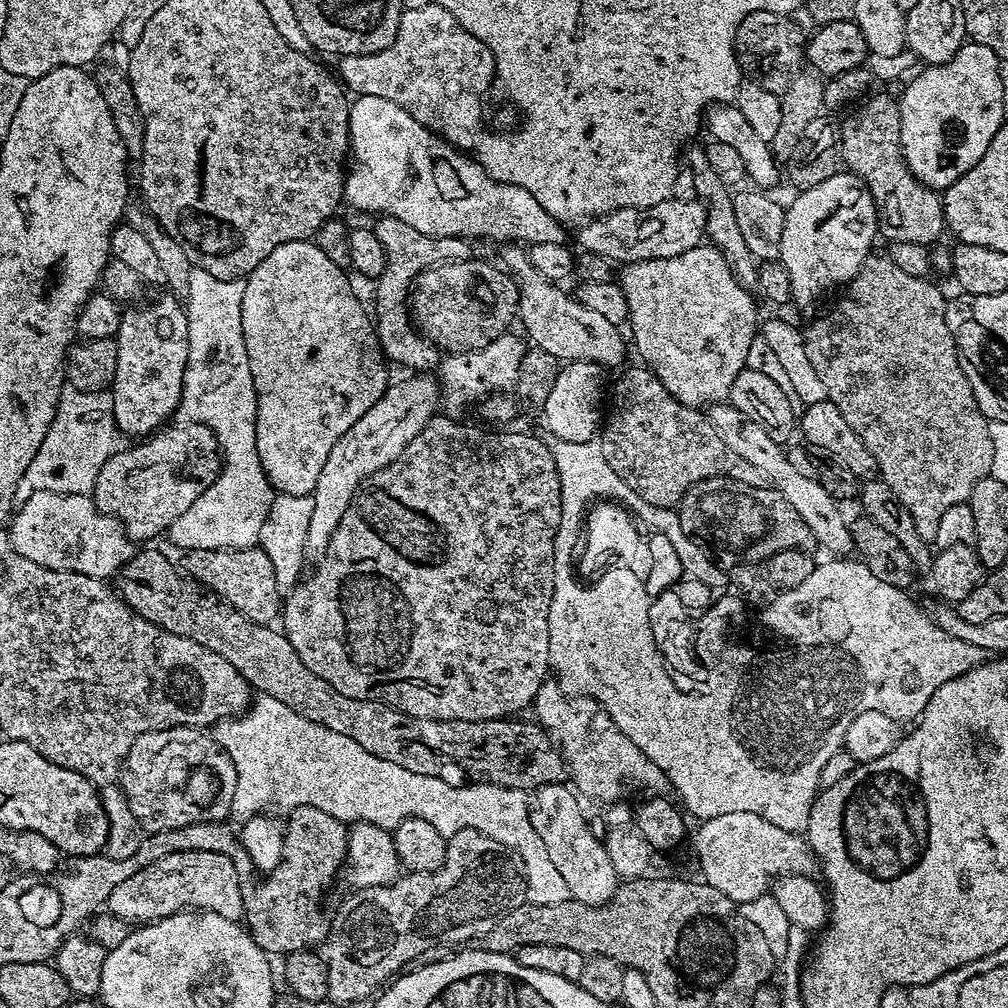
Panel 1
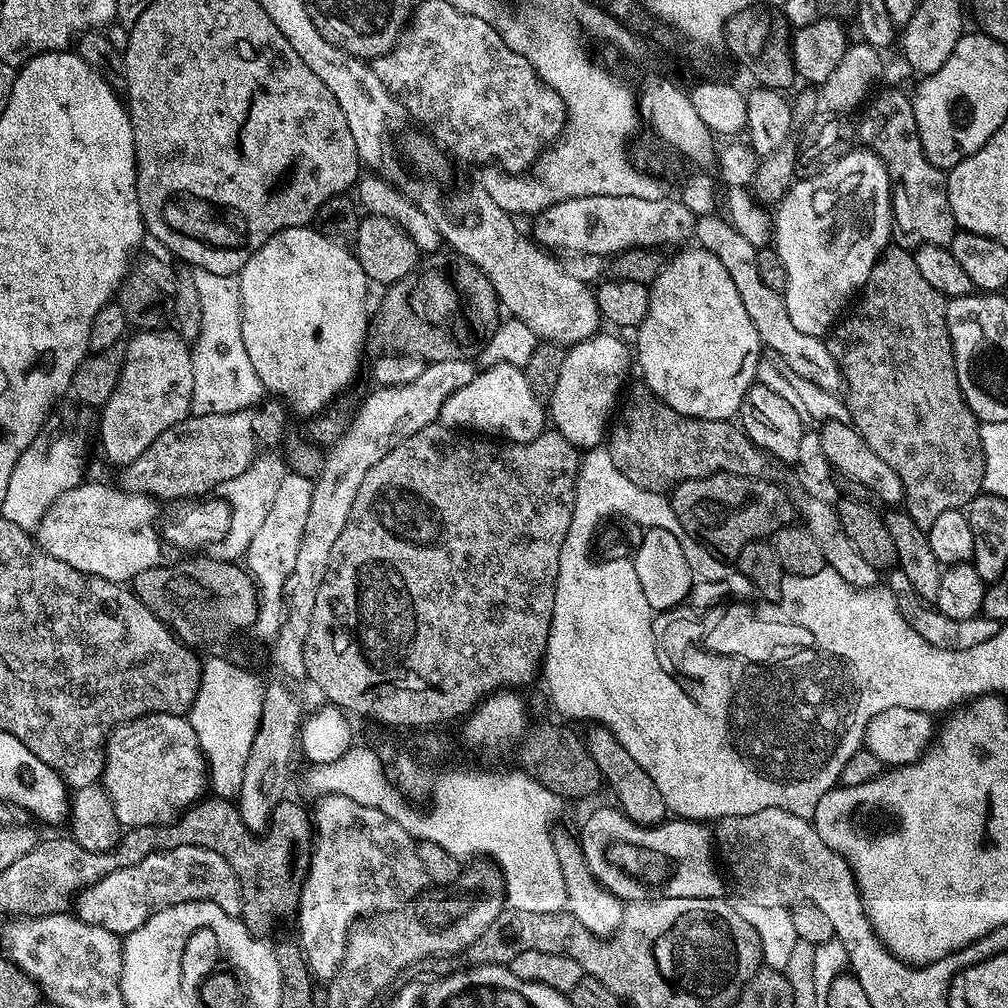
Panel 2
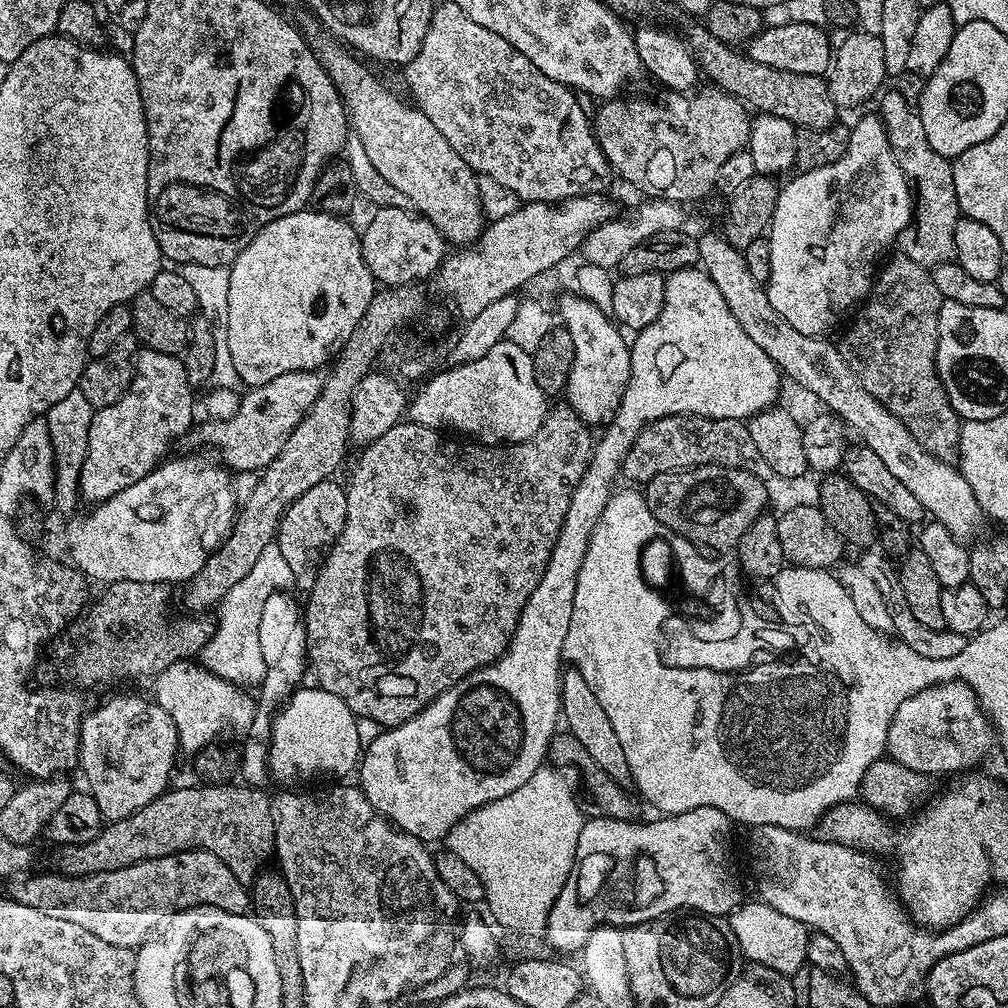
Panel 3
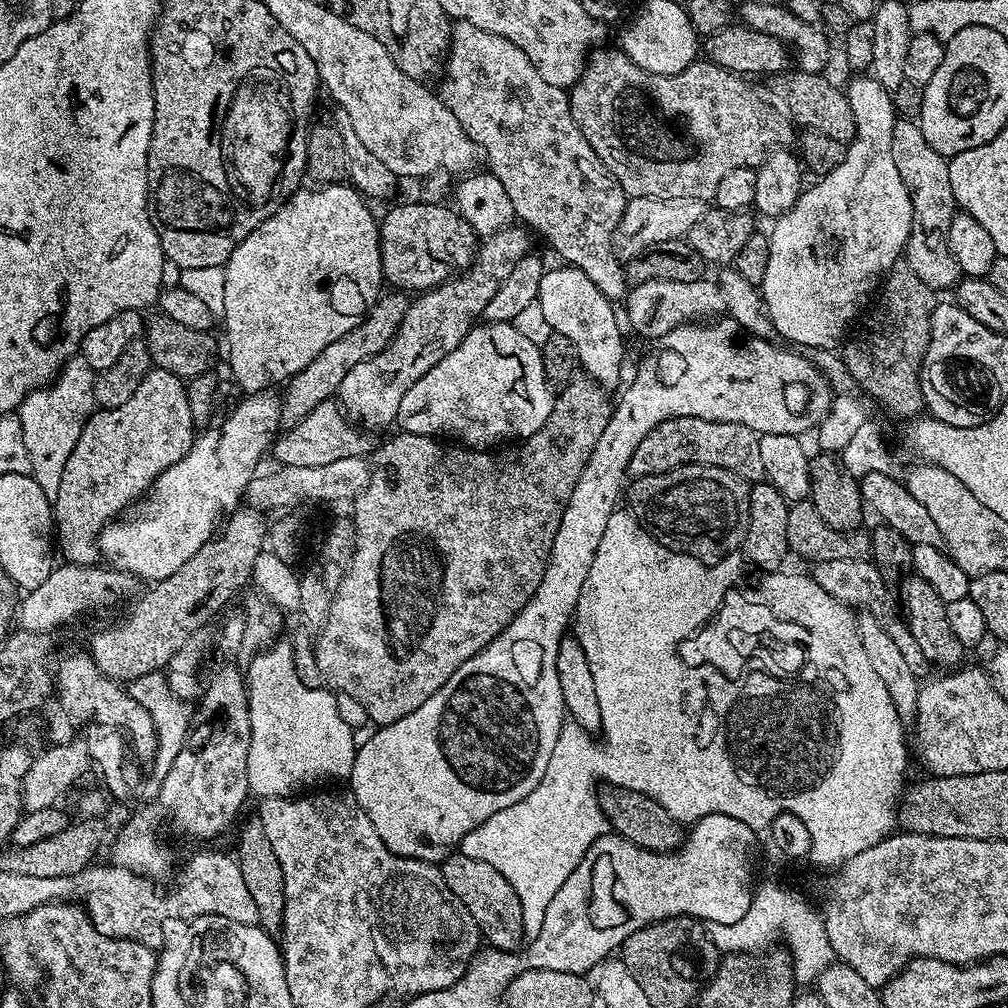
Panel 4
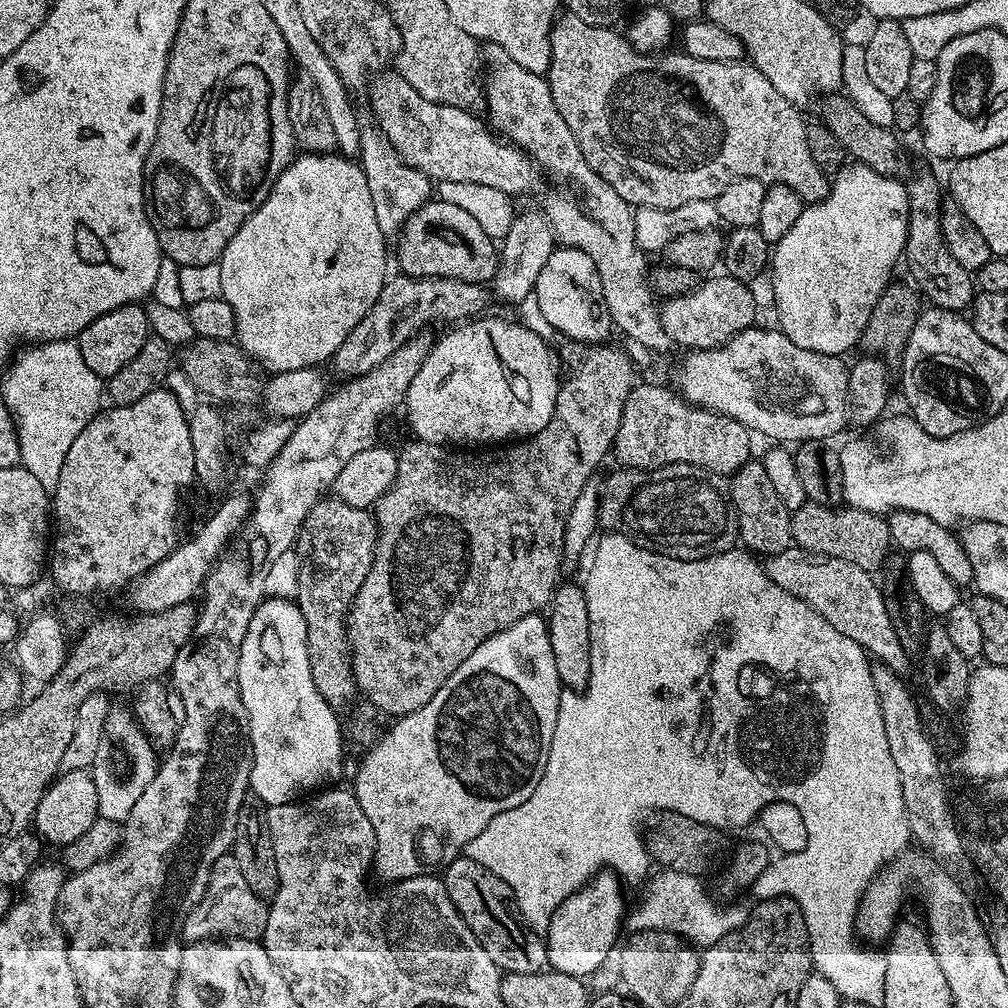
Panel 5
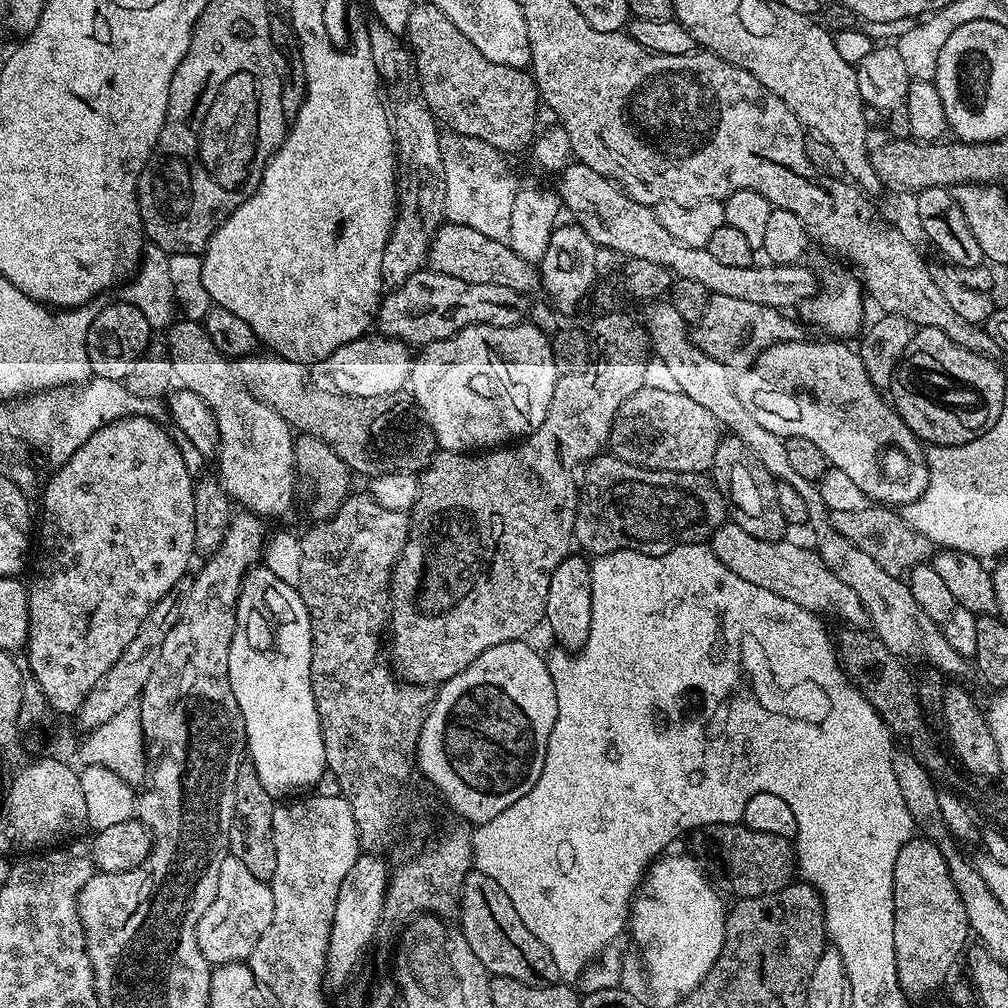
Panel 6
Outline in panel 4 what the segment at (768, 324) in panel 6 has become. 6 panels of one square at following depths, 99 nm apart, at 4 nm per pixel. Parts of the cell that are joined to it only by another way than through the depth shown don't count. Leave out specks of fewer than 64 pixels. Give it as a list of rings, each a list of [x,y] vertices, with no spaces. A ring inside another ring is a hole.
[[[664,278],[631,285],[622,307],[628,315],[628,324],[649,342],[655,342],[670,334],[680,324],[695,321],[697,318],[716,318],[725,311],[724,298],[720,285],[715,279],[703,278],[694,282],[667,281]]]

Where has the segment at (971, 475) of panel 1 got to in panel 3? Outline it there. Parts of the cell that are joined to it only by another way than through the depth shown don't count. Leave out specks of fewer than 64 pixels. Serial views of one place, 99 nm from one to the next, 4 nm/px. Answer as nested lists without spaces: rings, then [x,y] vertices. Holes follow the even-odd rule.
[[[897,254],[885,268],[883,265],[879,269],[872,291],[855,313],[856,321],[849,326],[848,333],[838,340],[838,347],[844,355],[844,361],[850,366],[850,370],[854,370],[858,382],[862,382],[864,389],[875,400],[884,404],[886,410],[894,414],[894,418],[904,423],[906,430],[931,456],[948,462],[957,455],[962,421],[954,406],[950,406],[950,398],[946,394],[944,383],[940,380],[940,369],[936,359],[938,314],[944,301],[938,294],[938,286],[934,286],[931,271],[918,266],[918,262],[914,262],[908,256]]]

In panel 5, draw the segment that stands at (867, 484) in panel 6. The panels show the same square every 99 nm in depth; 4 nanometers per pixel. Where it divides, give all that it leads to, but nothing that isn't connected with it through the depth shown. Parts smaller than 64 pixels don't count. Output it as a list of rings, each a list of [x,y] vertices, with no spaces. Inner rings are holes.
[[[761,326],[747,328],[721,348],[701,348],[687,353],[680,364],[679,395],[690,404],[708,408],[723,416],[742,422],[753,433],[761,432],[772,442],[803,442],[806,440],[827,441],[828,436],[840,432],[850,420],[850,395],[848,393],[848,371],[845,361],[839,356],[818,354],[814,350],[802,350],[794,346],[790,338],[779,330],[767,332]]]

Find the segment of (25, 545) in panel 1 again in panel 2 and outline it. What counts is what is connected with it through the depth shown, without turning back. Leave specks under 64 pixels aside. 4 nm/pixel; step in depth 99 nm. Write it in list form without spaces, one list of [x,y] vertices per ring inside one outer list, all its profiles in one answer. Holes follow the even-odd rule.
[[[82,482],[76,488],[66,490],[59,498],[52,503],[50,510],[46,510],[46,514],[40,520],[40,525],[36,527],[34,539],[46,554],[50,554],[54,558],[58,558],[62,562],[66,562],[66,566],[74,566],[74,570],[82,570],[86,574],[94,574],[103,580],[115,580],[117,582],[130,582],[138,574],[142,574],[142,570],[150,570],[152,568],[152,560],[156,560],[156,540],[152,540],[152,532],[148,532],[148,520],[144,520],[144,500],[136,500],[138,493],[126,492],[120,486],[111,488],[108,484],[88,484]]]

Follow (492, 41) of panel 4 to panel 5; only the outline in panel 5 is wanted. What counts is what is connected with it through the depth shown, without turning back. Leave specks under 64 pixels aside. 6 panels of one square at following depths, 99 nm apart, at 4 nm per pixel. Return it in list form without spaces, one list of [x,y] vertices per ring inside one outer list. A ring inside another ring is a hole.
[[[488,44],[484,50],[484,64],[486,75],[484,78],[484,102],[488,104],[487,121],[491,129],[506,139],[509,143],[523,149],[528,156],[532,157],[541,171],[547,177],[552,177],[569,184],[576,190],[580,190],[584,195],[585,204],[578,206],[575,198],[570,194],[564,194],[556,199],[552,209],[547,209],[546,215],[551,222],[552,232],[556,236],[559,247],[582,250],[590,254],[590,262],[600,275],[602,282],[602,298],[606,302],[606,310],[610,314],[613,325],[620,328],[628,335],[631,342],[642,342],[649,352],[659,354],[670,348],[670,341],[666,330],[660,321],[660,309],[657,297],[654,295],[649,284],[650,264],[647,264],[645,252],[636,245],[636,235],[634,234],[634,208],[601,178],[599,174],[588,165],[588,157],[582,154],[581,147],[578,146],[577,139],[563,121],[558,108],[554,105],[554,98],[550,92],[547,79],[540,74],[528,72],[519,66],[508,53],[500,46]]]

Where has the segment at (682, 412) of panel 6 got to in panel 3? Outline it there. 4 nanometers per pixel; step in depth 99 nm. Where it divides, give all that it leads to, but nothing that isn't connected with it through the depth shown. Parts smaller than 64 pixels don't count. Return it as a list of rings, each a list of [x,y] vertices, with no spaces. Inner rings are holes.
[[[667,416],[642,429],[630,454],[626,454],[623,475],[632,480],[647,482],[663,472],[678,472],[699,468],[701,464],[723,464],[725,468],[741,468],[763,484],[774,479],[770,462],[762,458],[750,430],[743,420],[711,420],[705,416]]]

